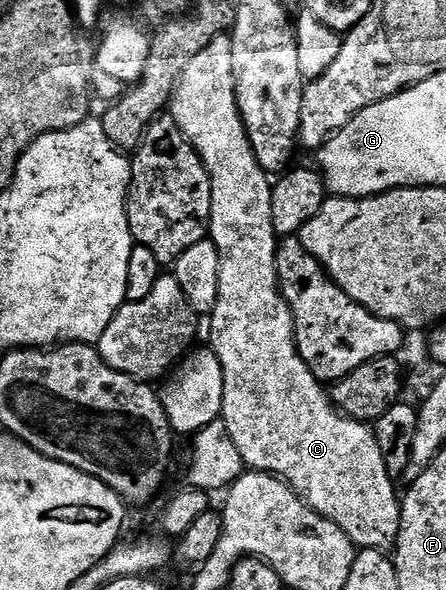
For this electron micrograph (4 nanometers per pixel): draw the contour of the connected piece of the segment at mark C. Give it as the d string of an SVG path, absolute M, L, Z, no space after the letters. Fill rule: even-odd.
M229 36L214 37L212 43L208 43L208 47L204 47L204 51L200 51L196 55L196 59L192 59L192 63L188 63L188 67L184 67L184 75L178 81L174 98L170 101L168 113L180 127L180 131L184 131L188 143L192 143L192 147L200 155L212 183L212 215L210 216L208 237L209 240L213 241L220 255L220 291L216 299L216 307L208 317L208 321L210 321L208 345L220 359L220 367L224 371L224 403L222 404L220 420L227 425L232 442L236 443L236 448L240 451L246 467L260 473L273 473L274 476L281 477L287 485L298 492L299 497L306 502L308 508L314 509L322 517L327 517L332 523L336 523L336 527L340 527L340 531L344 531L344 535L348 535L348 539L358 549L389 550L398 539L402 502L400 493L394 490L395 478L390 476L388 467L384 463L384 455L380 455L380 447L378 441L374 438L373 428L365 421L357 421L346 416L345 413L341 413L334 406L327 386L319 381L318 376L307 367L304 359L298 354L298 344L294 338L294 316L290 310L290 304L284 299L282 287L278 283L278 242L280 238L275 233L272 223L272 191L274 187L271 178L260 167L260 163L252 151L252 143L246 134L246 124L242 118L242 112L238 106L238 96L236 95L236 75L232 65L232 43Z

